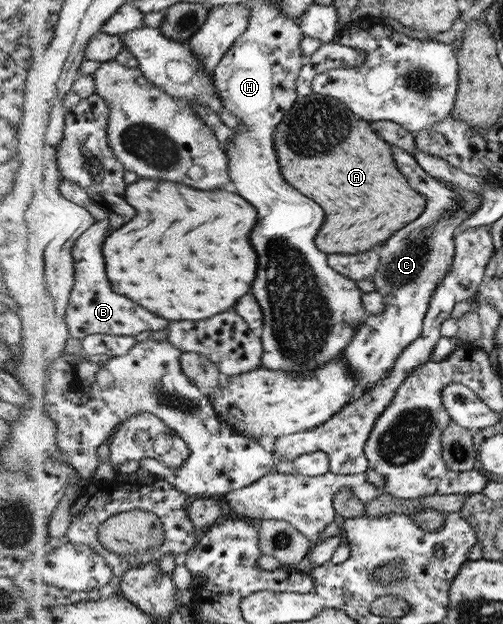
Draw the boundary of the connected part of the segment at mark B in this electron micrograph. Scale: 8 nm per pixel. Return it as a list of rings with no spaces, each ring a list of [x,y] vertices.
[[[100,220],[95,223],[77,242],[74,247],[74,258],[77,261],[77,287],[71,296],[71,305],[67,312],[67,323],[71,337],[76,345],[80,339],[105,333],[110,335],[136,336],[144,331],[160,331],[171,325],[170,319],[162,319],[160,315],[148,311],[140,303],[132,301],[130,297],[124,297],[114,291],[106,271],[106,259],[104,259],[104,243],[108,235],[112,233],[112,221]]]

